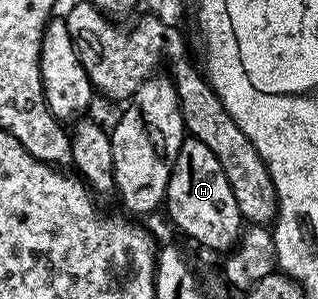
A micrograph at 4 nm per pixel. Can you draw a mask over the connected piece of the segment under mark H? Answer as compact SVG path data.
M187 135L181 143L180 153L176 157L175 166L168 179L166 209L172 221L185 236L192 237L197 244L208 245L211 249L223 249L222 251L234 249L239 244L239 235L245 228L243 216L237 207L237 199L233 197L233 187L229 185L229 179L225 177L221 163L217 163L217 155L213 155L213 151L209 151L209 147L201 143L201 139L190 135Z

